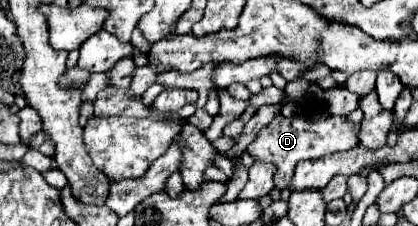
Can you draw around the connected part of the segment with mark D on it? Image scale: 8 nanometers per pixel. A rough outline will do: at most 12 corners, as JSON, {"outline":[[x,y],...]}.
{"outline":[[277,115],[247,147],[291,183],[299,161],[353,149],[359,125]]}

